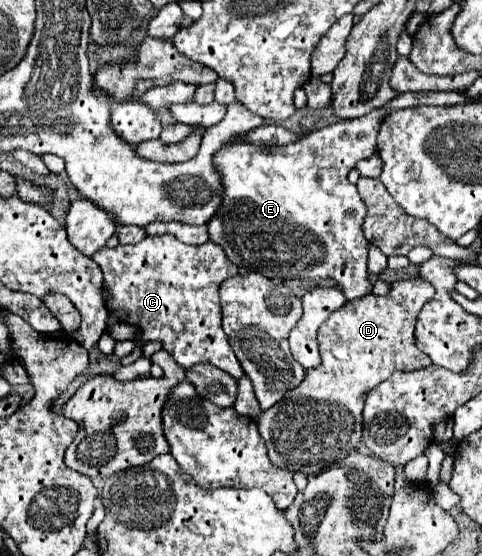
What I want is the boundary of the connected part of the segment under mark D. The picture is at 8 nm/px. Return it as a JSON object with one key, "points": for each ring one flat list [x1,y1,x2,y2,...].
{"points":[[419,277,407,281,395,281,391,283,391,293,387,297,377,297,369,293,361,299,347,301,319,327,317,339,319,339,321,365,305,371,305,379,299,387,289,391,271,409,261,411,261,415,257,417,259,433,267,445,267,455,275,467,287,469,291,473,299,471,303,475,315,475,327,469,329,465,341,461,359,447,363,427,361,409,365,403,365,393,369,393,369,389,377,387,381,381,385,381,385,377,389,377,395,371,419,371,431,365,429,357,425,357,425,353,421,353,413,341,415,331,413,325,417,313,431,297,433,287,427,281,421,281]]}

